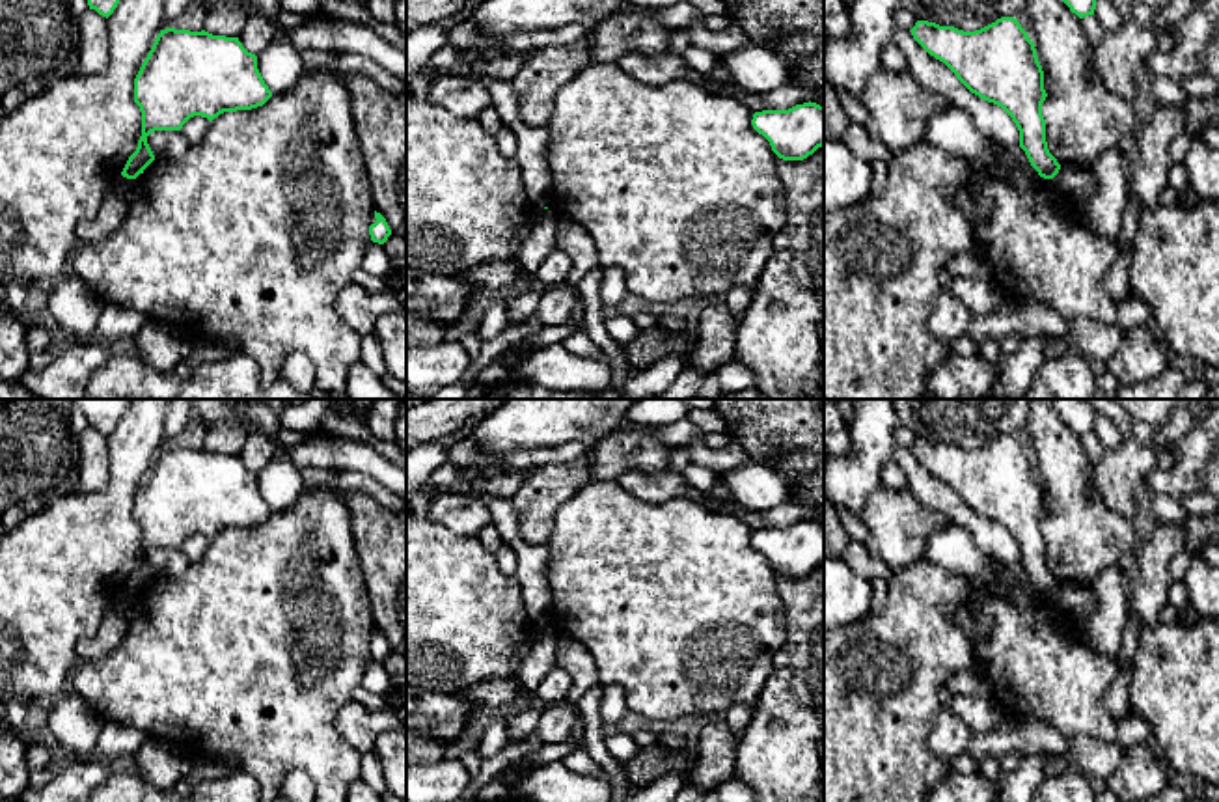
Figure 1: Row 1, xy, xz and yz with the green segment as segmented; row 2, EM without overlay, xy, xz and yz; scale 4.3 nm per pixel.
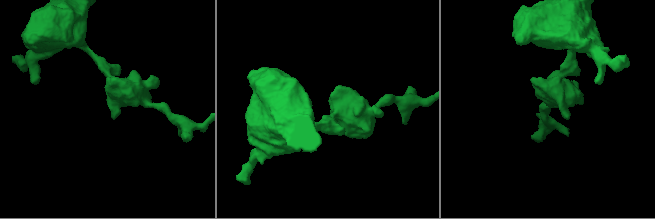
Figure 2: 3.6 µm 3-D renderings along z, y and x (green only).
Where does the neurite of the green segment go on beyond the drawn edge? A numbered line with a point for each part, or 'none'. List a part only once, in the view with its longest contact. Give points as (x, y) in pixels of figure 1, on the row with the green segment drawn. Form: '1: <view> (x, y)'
none

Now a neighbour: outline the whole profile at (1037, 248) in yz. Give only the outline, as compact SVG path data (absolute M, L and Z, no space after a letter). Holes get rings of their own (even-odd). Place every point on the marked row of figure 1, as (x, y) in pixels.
M969 173L949 196L984 252L990 280L1007 297L1040 302L1066 321L1116 323L1105 270L1118 257L1118 242L1085 226L1051 179L1018 188L1005 177ZM975 188L993 203L988 218L977 214Z

